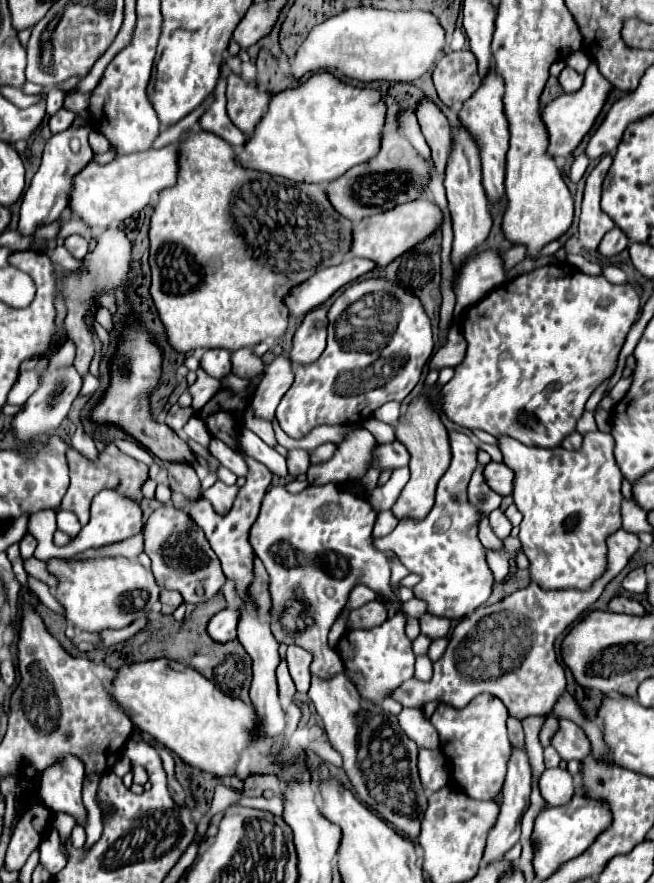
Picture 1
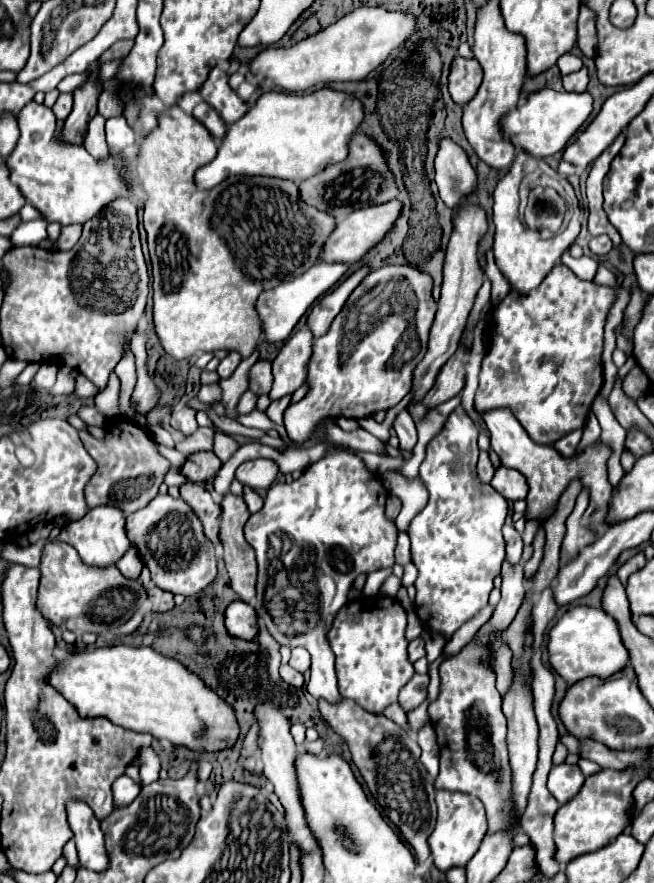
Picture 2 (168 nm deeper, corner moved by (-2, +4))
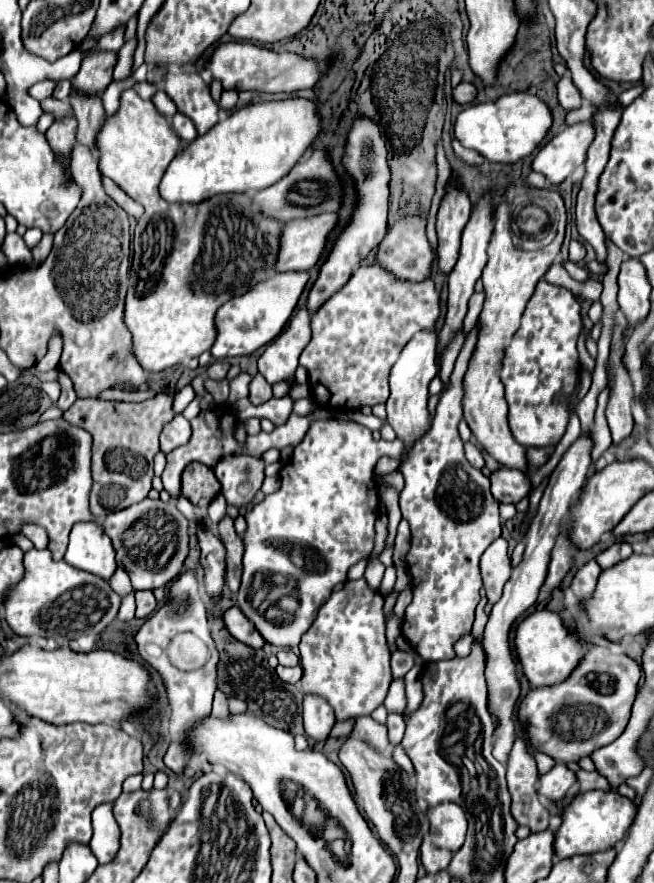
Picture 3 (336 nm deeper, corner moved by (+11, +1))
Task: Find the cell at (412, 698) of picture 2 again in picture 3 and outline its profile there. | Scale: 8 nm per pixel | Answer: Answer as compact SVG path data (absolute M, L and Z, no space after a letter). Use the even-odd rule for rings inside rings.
M389 713L389 717L387 717L387 729L389 729L391 745L397 745L403 739L403 735L405 735L403 715L401 713Z

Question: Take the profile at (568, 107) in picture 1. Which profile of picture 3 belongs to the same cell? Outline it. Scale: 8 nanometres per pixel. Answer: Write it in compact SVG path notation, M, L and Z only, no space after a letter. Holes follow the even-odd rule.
M531 93L503 95L493 103L471 105L455 121L455 137L493 163L515 163L531 155L553 127L551 107Z

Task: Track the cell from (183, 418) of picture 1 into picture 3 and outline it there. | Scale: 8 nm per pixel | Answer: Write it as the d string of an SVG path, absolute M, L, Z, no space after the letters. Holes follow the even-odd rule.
M175 415L161 431L161 451L169 453L175 447L181 447L191 437L191 425L183 415Z

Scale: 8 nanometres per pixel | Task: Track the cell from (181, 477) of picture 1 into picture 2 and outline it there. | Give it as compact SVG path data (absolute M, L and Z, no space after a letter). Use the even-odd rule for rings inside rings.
M186 482L184 486L180 486L180 494L192 506L192 510L198 514L198 518L202 520L204 534L208 536L208 540L212 540L212 544L220 544L220 536L218 536L220 506L212 500L210 492L202 484Z

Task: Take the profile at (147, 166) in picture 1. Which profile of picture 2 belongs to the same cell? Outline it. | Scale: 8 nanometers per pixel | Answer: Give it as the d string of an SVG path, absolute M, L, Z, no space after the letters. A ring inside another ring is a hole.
M28 102L16 120L20 138L12 154L6 158L6 166L12 182L46 222L60 222L62 226L84 224L116 196L126 194L124 180L120 176L120 162L112 156L106 160L94 160L82 146L56 138L56 118L52 110L42 104Z

